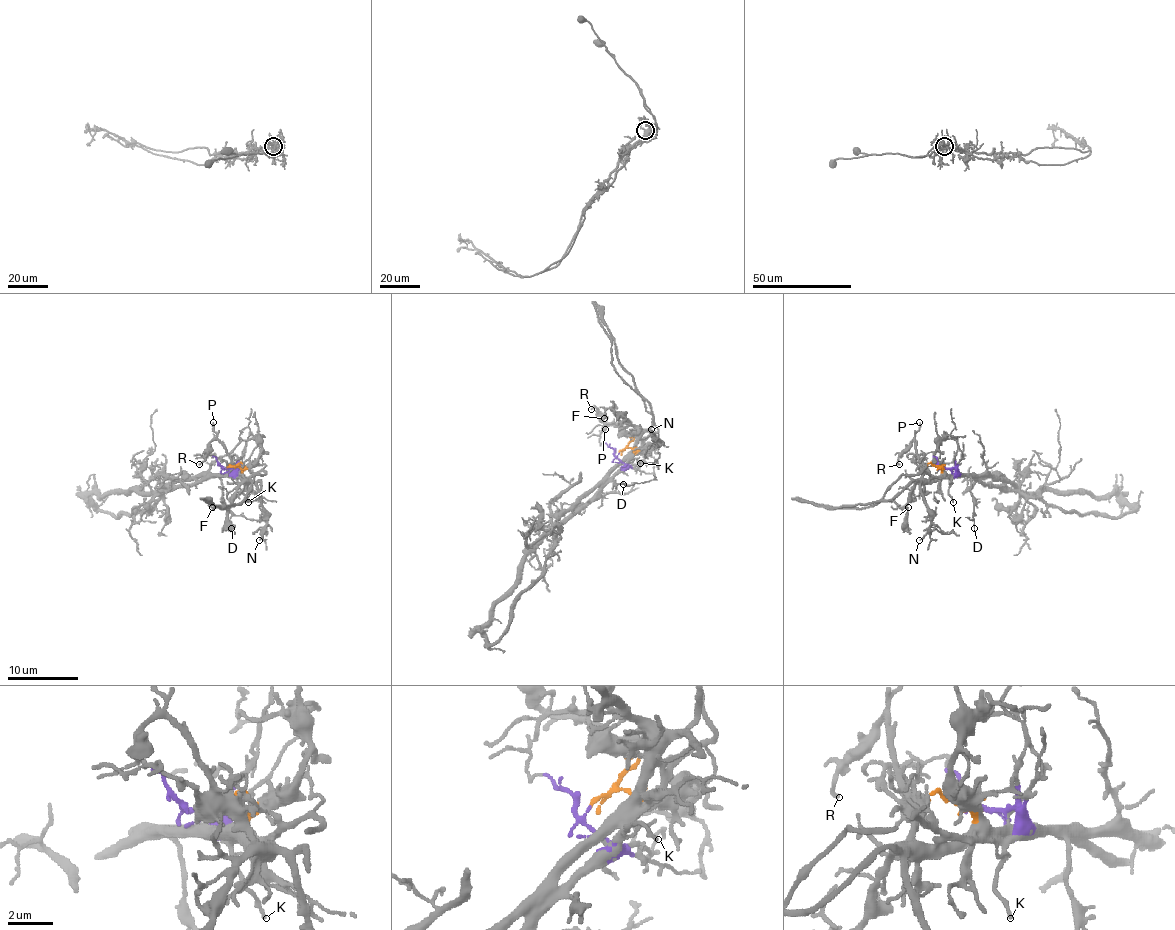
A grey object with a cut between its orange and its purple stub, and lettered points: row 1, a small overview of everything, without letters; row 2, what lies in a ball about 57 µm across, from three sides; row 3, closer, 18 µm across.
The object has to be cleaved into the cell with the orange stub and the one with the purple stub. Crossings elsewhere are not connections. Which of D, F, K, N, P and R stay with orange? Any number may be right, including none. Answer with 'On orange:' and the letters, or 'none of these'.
On orange: F, N, P, R

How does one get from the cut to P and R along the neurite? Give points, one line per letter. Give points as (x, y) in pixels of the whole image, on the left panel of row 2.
P: (227, 468), (240, 463), (236, 465), (233, 461), (217, 437), (213, 423)
R: (227, 468), (240, 463), (227, 465), (211, 451), (199, 465)

